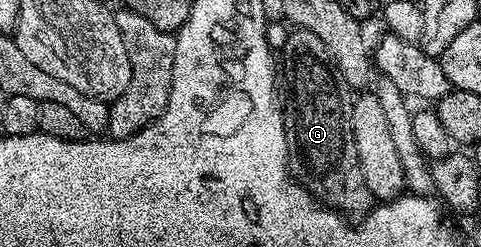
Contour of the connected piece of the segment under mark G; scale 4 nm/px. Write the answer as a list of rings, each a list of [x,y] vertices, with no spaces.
[[[295,28],[288,31],[287,41],[281,50],[281,80],[287,83],[287,104],[282,105],[283,133],[287,139],[287,169],[298,180],[299,185],[306,188],[310,196],[322,202],[326,207],[347,218],[362,218],[371,211],[373,197],[369,186],[361,178],[361,162],[357,162],[357,146],[353,146],[351,121],[349,119],[348,101],[343,101],[349,95],[339,73],[333,54],[317,38],[317,34],[309,34],[309,30]]]

